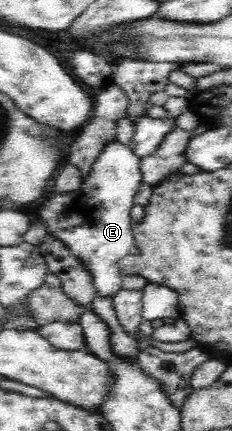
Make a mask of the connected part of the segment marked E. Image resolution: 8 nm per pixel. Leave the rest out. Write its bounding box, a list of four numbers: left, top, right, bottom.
[38,137,144,297]

